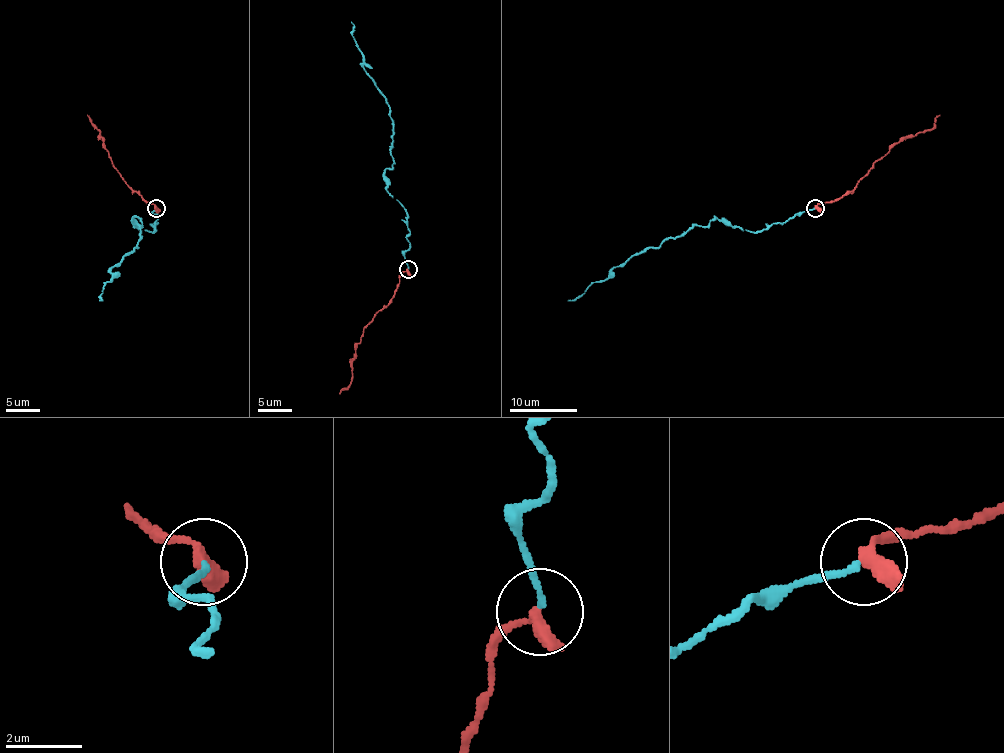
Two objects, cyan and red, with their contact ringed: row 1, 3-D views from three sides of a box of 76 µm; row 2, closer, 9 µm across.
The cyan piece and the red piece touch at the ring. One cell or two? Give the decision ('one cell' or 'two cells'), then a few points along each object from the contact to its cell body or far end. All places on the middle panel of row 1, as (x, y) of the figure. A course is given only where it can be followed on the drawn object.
one cell; cyan runs (407, 268), (406, 209), (387, 190), (387, 168), (394, 161), (387, 99), (363, 67), (351, 21); red runs (407, 270), (400, 275), (390, 302), (363, 329), (351, 361), (351, 383), (340, 393)

